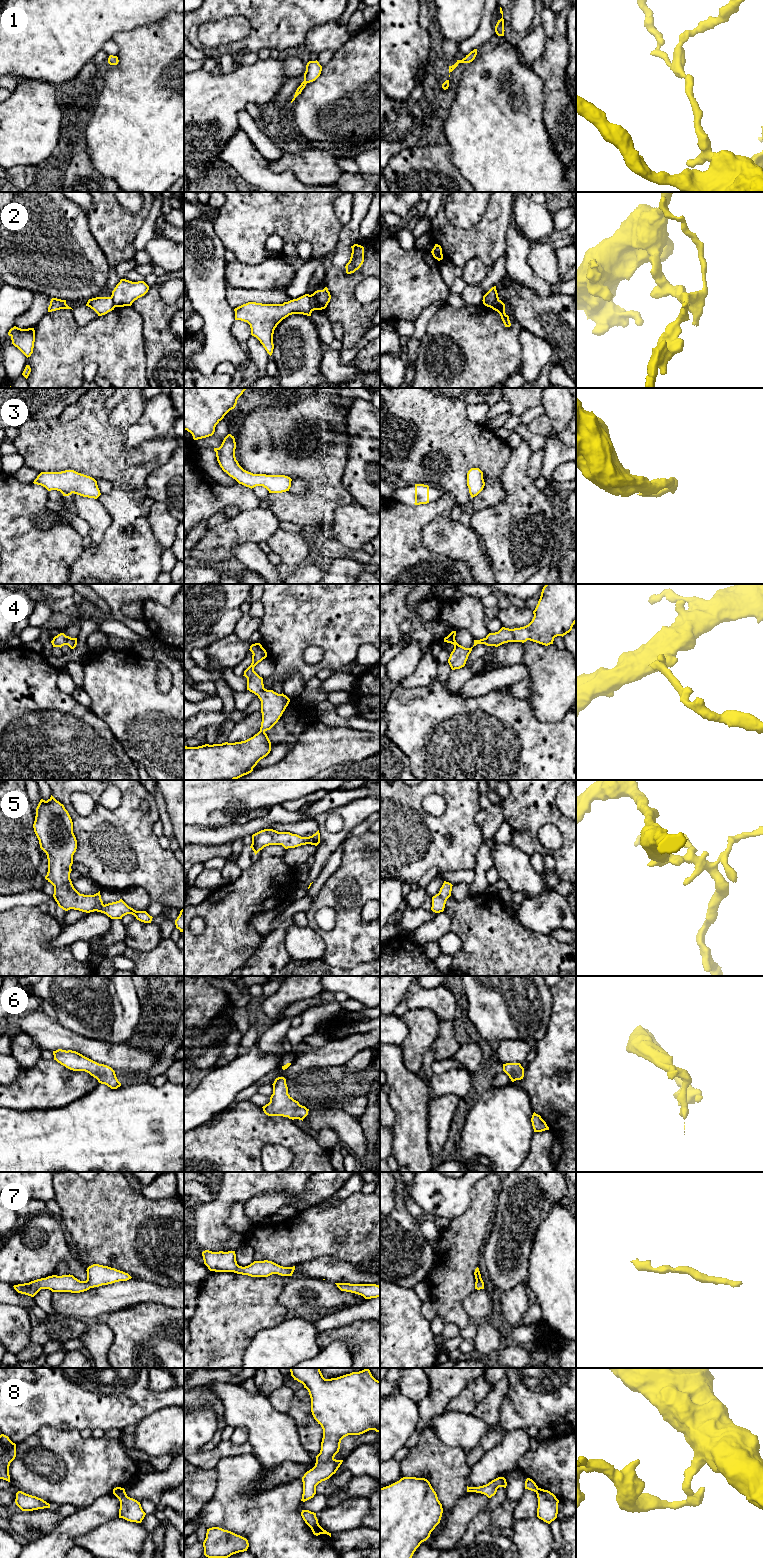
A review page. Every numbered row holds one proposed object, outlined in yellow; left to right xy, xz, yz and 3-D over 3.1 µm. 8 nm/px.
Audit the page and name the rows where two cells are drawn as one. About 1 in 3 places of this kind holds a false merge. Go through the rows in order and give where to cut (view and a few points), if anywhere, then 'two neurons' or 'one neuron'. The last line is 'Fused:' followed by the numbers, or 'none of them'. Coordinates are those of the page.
1: cut none; one neuron
2: cut xz (309, 295), (309, 304), (313, 310); two neurons
3: cut none; one neuron
4: cut none; one neuron
5: cut none; one neuron
6: cut none; one neuron
7: cut none; one neuron
8: cut xz (318, 1524), (310, 1527); two neurons
Fused: 2, 8

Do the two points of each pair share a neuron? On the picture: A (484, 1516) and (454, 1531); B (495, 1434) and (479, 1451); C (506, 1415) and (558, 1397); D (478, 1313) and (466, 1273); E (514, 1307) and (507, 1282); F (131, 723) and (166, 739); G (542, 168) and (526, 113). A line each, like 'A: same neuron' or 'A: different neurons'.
A: different neurons
B: same neuron
C: same neuron
D: different neurons
E: different neurons
F: same neuron
G: same neuron

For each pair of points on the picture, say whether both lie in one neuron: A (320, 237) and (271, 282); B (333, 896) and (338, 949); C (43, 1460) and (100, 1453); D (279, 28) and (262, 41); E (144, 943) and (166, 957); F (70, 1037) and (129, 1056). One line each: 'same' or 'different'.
A: different
B: same
C: same
D: same
E: different
F: same

